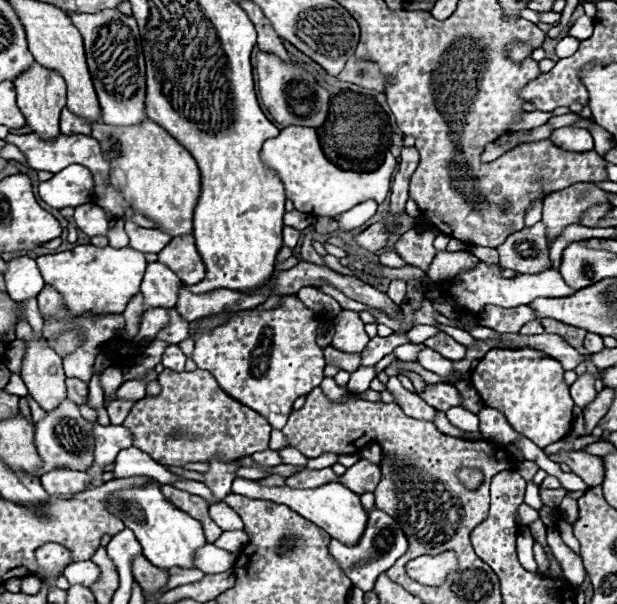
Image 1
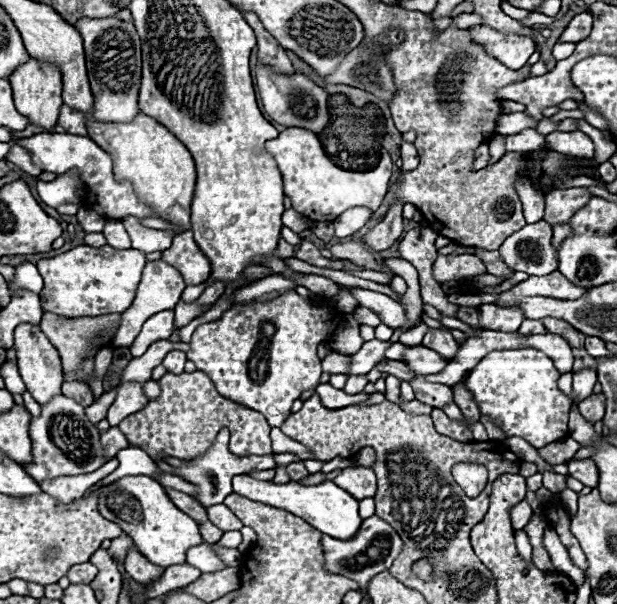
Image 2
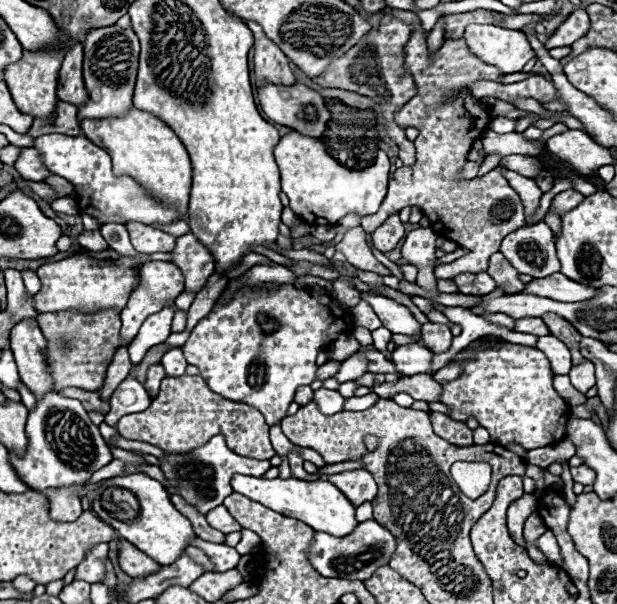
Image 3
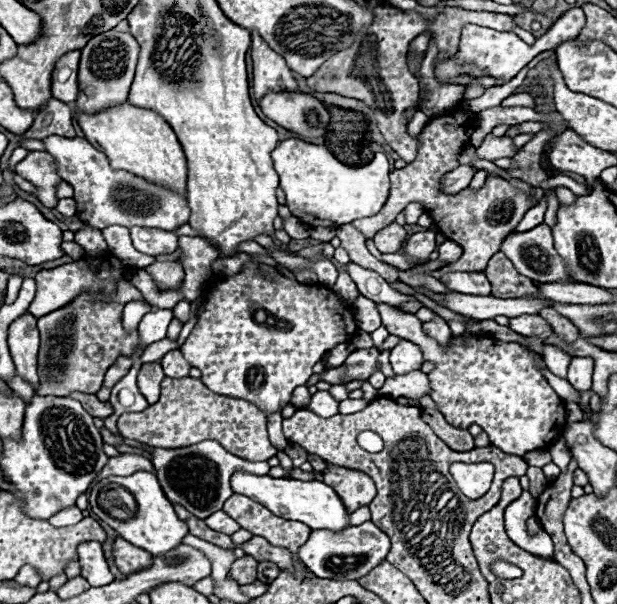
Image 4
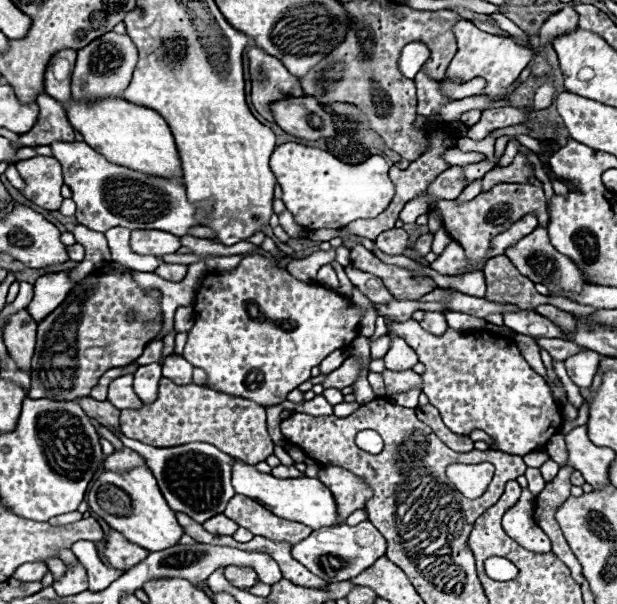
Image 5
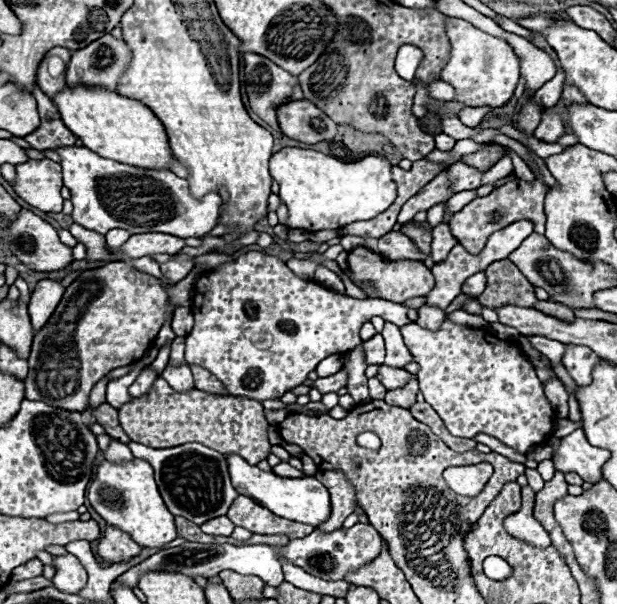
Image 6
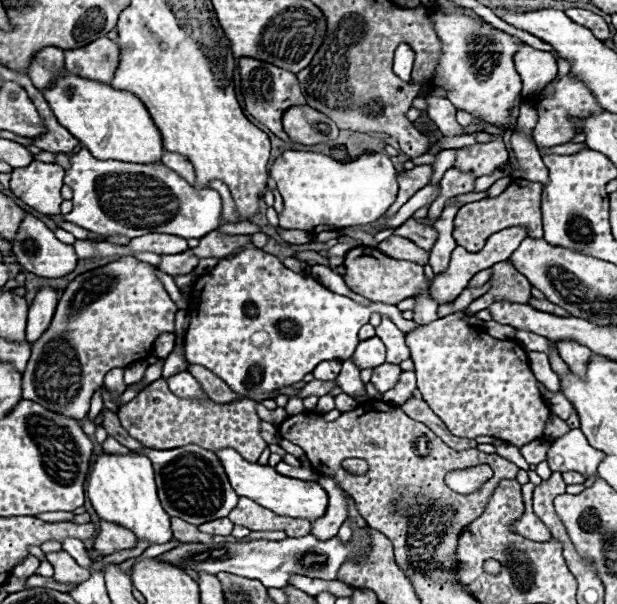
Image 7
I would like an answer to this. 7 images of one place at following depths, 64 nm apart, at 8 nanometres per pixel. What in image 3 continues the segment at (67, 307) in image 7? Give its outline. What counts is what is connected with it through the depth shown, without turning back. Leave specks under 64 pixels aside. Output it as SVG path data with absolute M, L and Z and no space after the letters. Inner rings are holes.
M106 308L98 312L80 312L80 310L64 310L52 314L40 314L38 318L40 330L46 338L46 360L48 372L52 376L52 390L62 392L64 388L80 388L98 392L104 384L104 374L108 364L114 358L118 348L128 348L124 340L120 340L120 310Z

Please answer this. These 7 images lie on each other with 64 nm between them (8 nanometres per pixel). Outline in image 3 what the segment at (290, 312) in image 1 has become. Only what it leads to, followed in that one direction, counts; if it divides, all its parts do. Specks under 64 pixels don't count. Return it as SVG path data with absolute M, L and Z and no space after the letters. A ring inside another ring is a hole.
M244 284L226 304L216 302L212 306L210 314L204 316L190 332L182 352L188 364L200 368L200 376L204 376L212 392L228 400L250 404L264 414L268 424L276 424L286 416L286 408L294 400L296 388L314 382L318 352L348 330L352 330L352 314L348 308L338 304L332 294L298 290L294 284L282 284L276 290L264 290L262 284Z

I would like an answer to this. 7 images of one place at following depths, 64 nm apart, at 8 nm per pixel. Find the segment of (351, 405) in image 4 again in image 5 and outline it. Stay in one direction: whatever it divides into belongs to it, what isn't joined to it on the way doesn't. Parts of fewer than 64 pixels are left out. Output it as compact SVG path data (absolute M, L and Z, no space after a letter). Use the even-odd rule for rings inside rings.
M340 402L340 404L336 404L334 406L334 416L336 418L346 418L346 416L350 416L354 410L358 410L360 408L360 404L358 402L352 402L352 404L346 404L346 402Z

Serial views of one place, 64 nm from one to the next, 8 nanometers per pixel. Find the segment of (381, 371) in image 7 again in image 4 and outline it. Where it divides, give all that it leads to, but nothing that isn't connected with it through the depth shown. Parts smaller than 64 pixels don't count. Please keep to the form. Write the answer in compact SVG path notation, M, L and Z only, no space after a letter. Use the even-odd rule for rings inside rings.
M422 372L394 374L392 378L386 378L386 384L378 390L378 396L388 396L392 400L400 396L422 398L426 394L430 394L430 386L428 386L428 376Z

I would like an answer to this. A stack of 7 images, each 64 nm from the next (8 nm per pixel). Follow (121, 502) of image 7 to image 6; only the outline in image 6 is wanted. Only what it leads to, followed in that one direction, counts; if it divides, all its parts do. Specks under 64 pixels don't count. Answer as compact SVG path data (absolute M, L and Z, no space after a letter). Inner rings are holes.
M134 458L128 462L100 462L96 476L88 486L88 500L110 526L128 532L134 542L144 548L162 548L176 538L174 516L164 506L154 482L154 470L146 460Z

